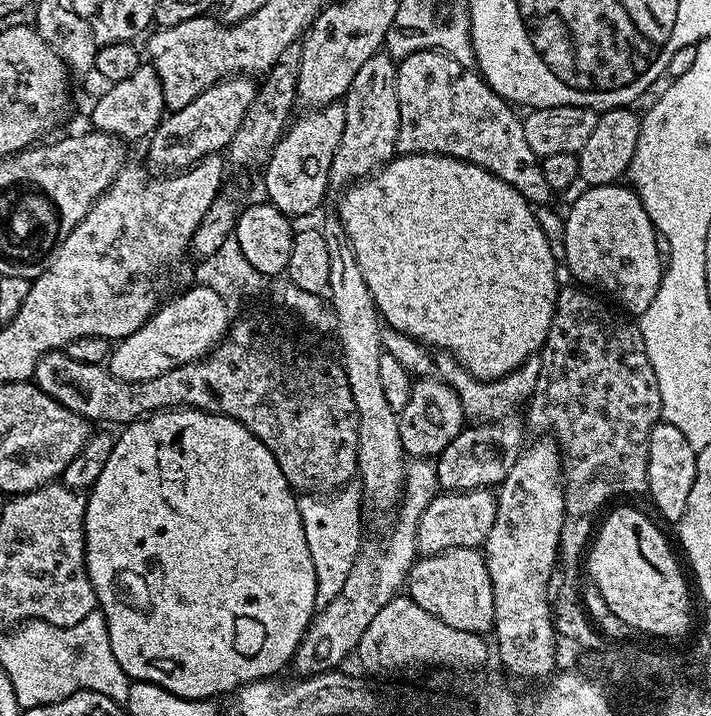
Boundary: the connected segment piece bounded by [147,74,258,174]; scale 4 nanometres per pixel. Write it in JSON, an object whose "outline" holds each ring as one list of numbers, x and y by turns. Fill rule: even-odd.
{"outline":[[243,74,229,76,210,86,210,90,198,94,190,106,168,112,147,141,147,167,157,168,160,174,175,174,185,172,208,156,223,153,234,134,238,134,238,126,242,126,242,118,246,118,246,110,250,110,250,102,254,102,257,87,255,79]]}

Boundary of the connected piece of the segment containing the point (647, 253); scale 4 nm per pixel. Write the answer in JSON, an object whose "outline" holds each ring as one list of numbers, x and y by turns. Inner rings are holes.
{"outline":[[620,182,593,184,585,187,583,189,585,192,573,202,572,209,564,216,565,258,563,263,572,271,572,276,576,279,573,281,579,282,593,293,603,294,605,297,613,296,625,308,623,309,625,313,639,314,646,310,646,306,650,306,650,302,654,302,654,294,658,294,662,265,658,260,657,245,654,243,656,227,650,222,635,187,623,188,622,185,623,183]]}

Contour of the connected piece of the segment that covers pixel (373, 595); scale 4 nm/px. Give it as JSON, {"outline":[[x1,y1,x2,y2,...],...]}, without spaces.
{"outline":[[428,458,409,459,404,469,404,495,395,513,396,525,392,533,377,549,363,549,346,577,346,586,335,595,333,601,317,611,294,657,297,677,337,671,341,667,340,663,357,651,359,639,374,616,405,587,408,573,418,559,416,527,426,506,430,506,437,494,435,463]]}

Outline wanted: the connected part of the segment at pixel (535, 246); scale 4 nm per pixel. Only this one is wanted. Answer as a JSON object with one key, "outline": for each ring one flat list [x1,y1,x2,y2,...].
{"outline":[[414,154,413,156,397,155,388,161,375,174,351,185,343,193,340,200,339,223,342,225,343,235,346,237,347,247,358,258,358,266,362,270,362,278,366,286,370,286,370,294,380,311,383,323,407,336,413,336,437,350,443,350,456,357,470,374,480,380,497,380,499,376,510,374,520,364,527,362,530,357,537,355,543,348,550,322,554,318,556,305,556,261,550,252,547,238,543,234,542,226,536,220,533,205,528,203,514,186,502,182,494,174,490,174,482,166,474,166,465,160,450,158,449,156,435,156,434,154]]}

